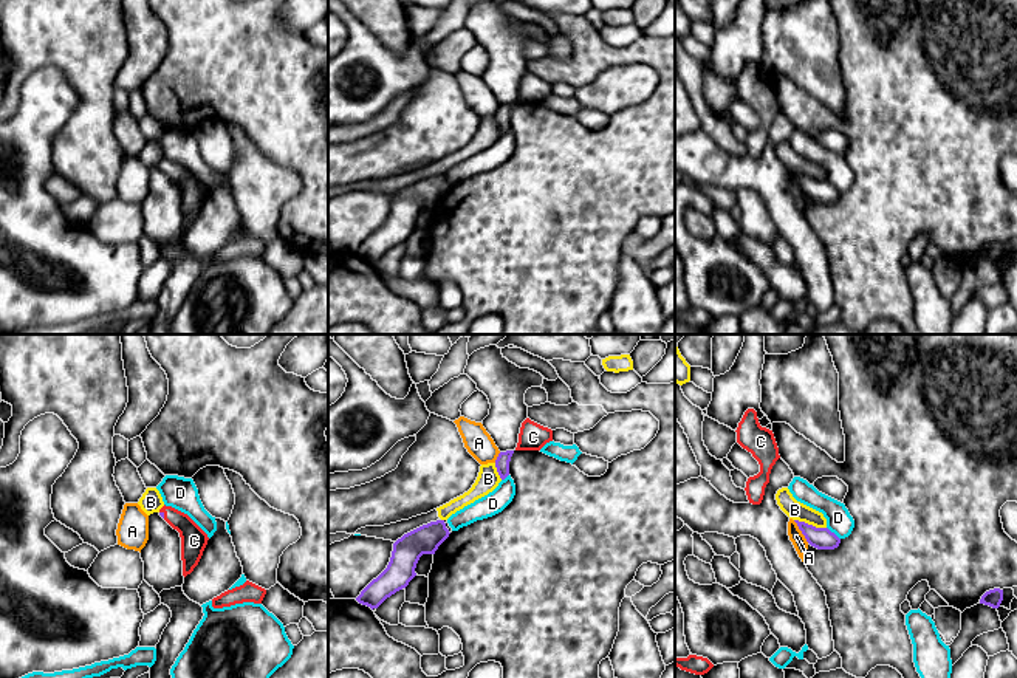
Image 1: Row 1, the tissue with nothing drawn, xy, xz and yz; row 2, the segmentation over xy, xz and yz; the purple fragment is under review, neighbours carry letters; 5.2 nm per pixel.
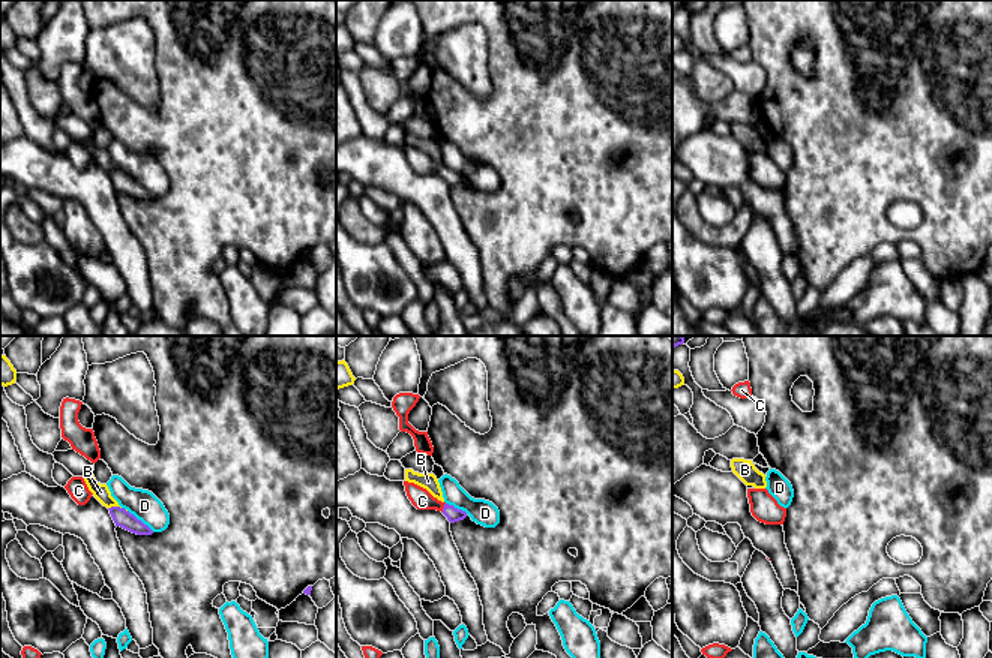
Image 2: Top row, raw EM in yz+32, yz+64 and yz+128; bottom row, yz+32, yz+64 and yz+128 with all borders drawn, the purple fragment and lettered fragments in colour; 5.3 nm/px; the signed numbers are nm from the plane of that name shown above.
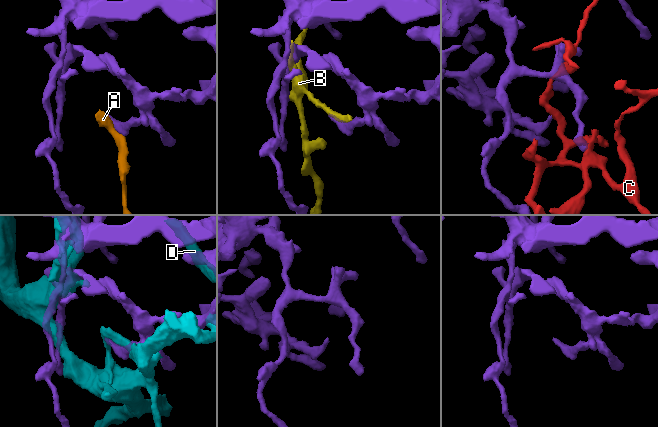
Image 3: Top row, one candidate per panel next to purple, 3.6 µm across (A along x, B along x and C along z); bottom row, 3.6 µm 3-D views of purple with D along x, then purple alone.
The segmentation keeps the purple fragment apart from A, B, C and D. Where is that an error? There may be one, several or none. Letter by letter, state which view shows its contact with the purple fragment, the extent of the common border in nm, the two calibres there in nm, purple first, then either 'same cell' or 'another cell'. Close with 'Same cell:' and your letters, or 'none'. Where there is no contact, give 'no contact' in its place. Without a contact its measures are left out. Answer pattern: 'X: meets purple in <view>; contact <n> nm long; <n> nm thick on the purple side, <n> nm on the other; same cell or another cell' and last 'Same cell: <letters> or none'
A: meets purple in yz; contact 150 nm long; 110 nm thick on the purple side, 70 nm on the other; another cell
B: meets purple in yz; contact 180 nm long; 110 nm thick on the purple side, 100 nm on the other; another cell
C: meets purple in xy; contact 50 nm long; 20 nm thick on the purple side, 140 nm on the other; same cell
D: meets purple in yz; contact 100 nm long; 110 nm thick on the purple side, 130 nm on the other; another cell
Same cell: C

